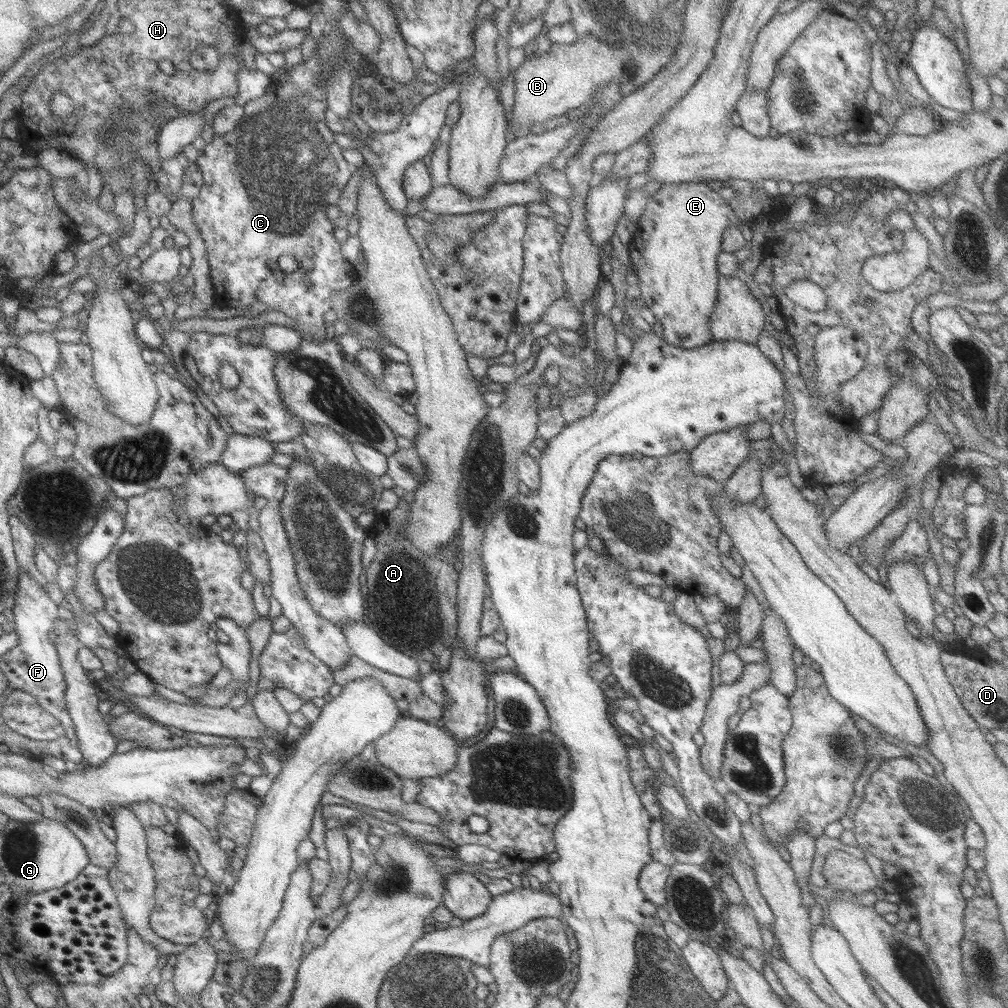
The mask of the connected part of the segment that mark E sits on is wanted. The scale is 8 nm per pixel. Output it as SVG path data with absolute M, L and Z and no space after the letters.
M704 183L662 184L651 194L643 214L637 220L636 230L625 248L629 252L629 269L637 275L639 298L661 326L661 339L670 346L693 349L712 338L709 332L709 314L716 300L716 285L719 274L716 272L716 259L720 254L721 234L729 226L747 226L739 221L728 204Z

